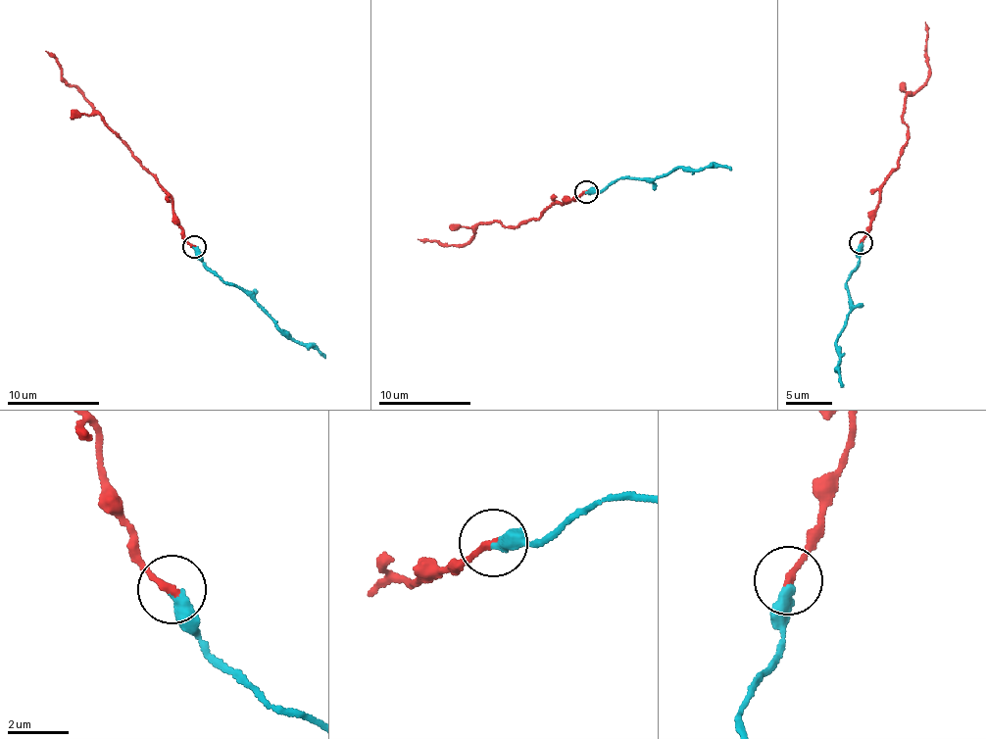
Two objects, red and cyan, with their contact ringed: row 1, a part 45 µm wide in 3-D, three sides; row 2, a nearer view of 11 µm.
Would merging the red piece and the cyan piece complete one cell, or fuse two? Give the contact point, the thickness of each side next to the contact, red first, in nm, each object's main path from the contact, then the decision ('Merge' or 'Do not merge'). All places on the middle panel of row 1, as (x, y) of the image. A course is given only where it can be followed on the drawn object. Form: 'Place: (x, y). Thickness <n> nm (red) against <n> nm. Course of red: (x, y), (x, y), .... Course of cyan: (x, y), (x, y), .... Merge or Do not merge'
Place: (586, 191). Thickness 240 nm (red) against 440 nm. Course of red: (586, 192), (560, 202), (536, 219), (514, 227), (494, 220), (481, 223), (476, 233), (460, 245), (419, 239). Course of cyan: (586, 192), (599, 192), (620, 178), (648, 180), (679, 167), (696, 170), (714, 166), (732, 170). Merge

